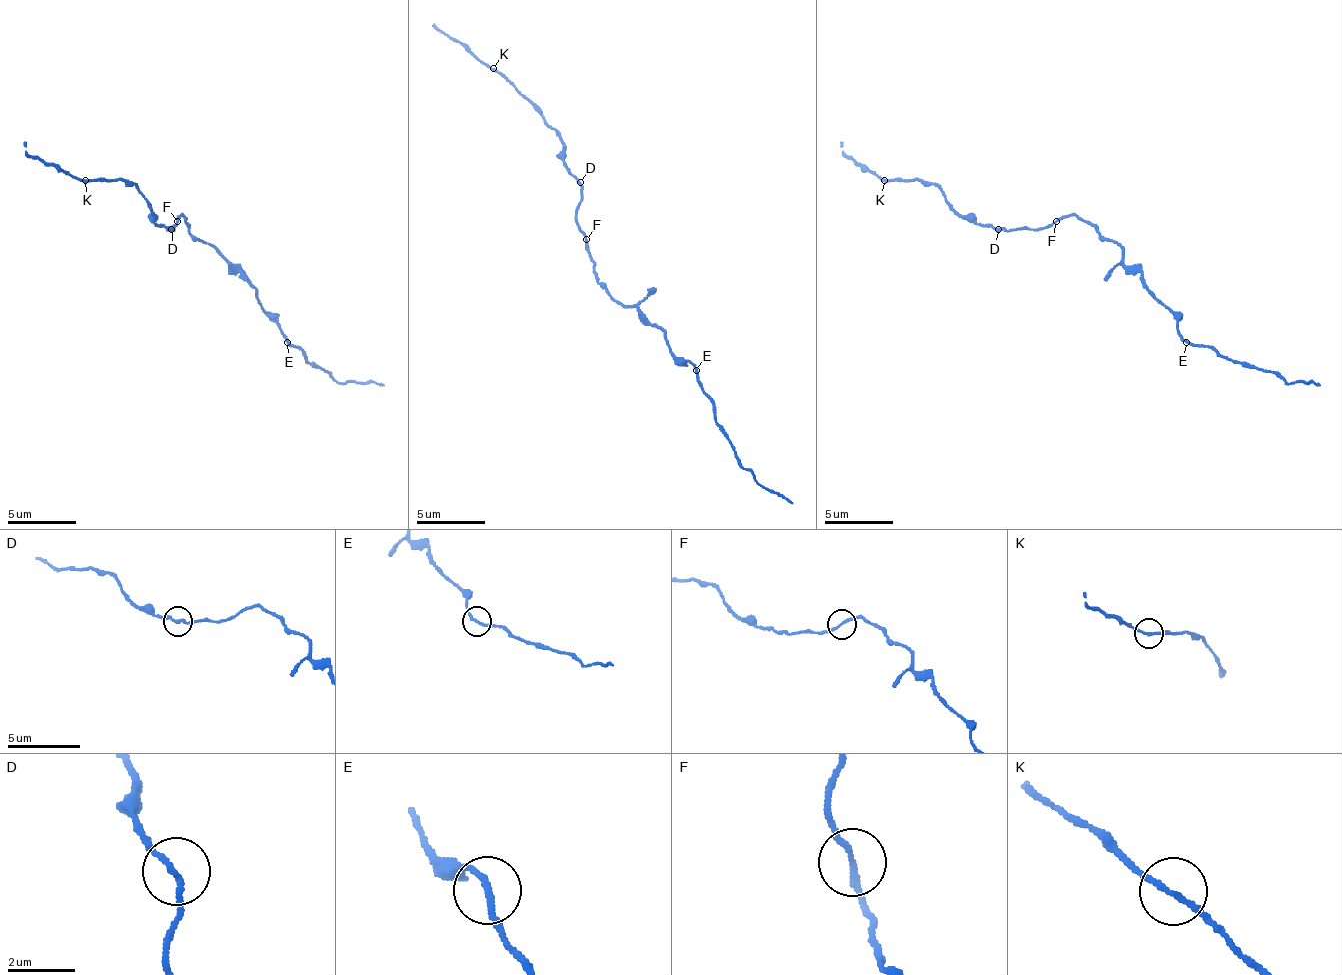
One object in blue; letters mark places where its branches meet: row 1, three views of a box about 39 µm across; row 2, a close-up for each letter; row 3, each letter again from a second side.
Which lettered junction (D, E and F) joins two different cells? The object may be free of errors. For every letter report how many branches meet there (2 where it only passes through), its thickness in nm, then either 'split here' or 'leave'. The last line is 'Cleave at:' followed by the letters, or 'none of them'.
D: 2 branches meet; 160 nm thick; leave
E: 2 branches meet; 170 nm thick; leave
F: 2 branches meet; 160 nm thick; leave
Cleave at: none of them

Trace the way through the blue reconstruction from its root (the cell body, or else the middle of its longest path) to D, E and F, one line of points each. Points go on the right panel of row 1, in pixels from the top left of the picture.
D: (1097, 228), (1080, 221), (1073, 215), (1056, 218), (1042, 228), (998, 228)
E: (1097, 228), (1121, 249), (1121, 259), (1142, 276), (1152, 294), (1173, 314), (1180, 335), (1186, 342)
F: (1097, 228), (1080, 221), (1073, 215), (1066, 215), (1056, 221)

